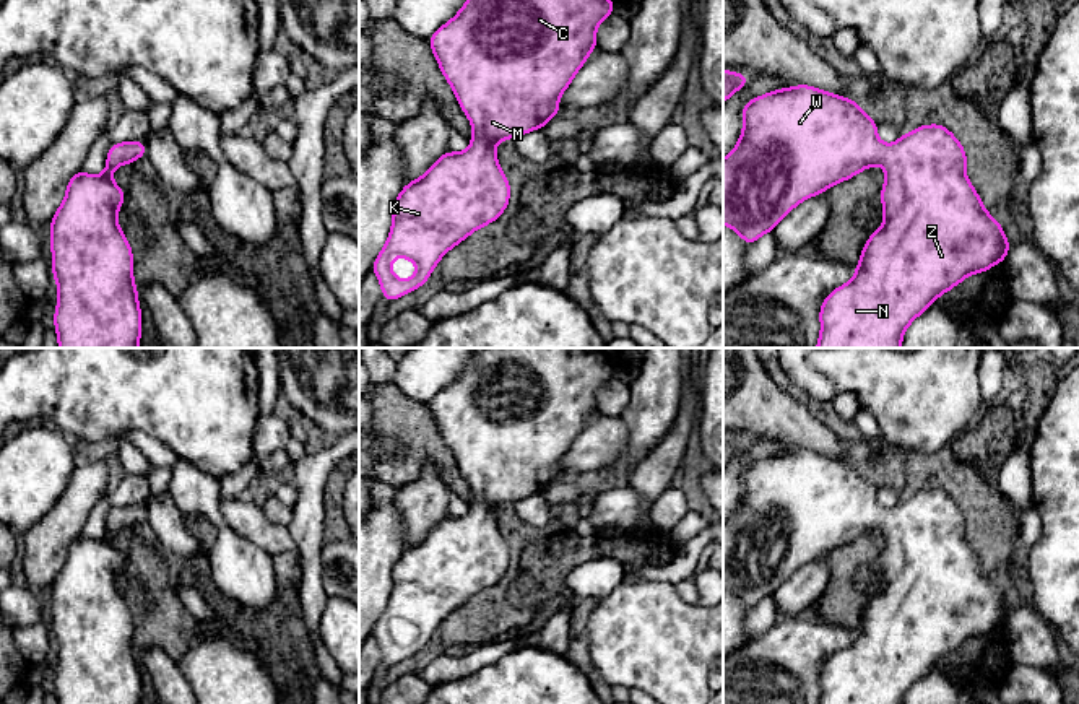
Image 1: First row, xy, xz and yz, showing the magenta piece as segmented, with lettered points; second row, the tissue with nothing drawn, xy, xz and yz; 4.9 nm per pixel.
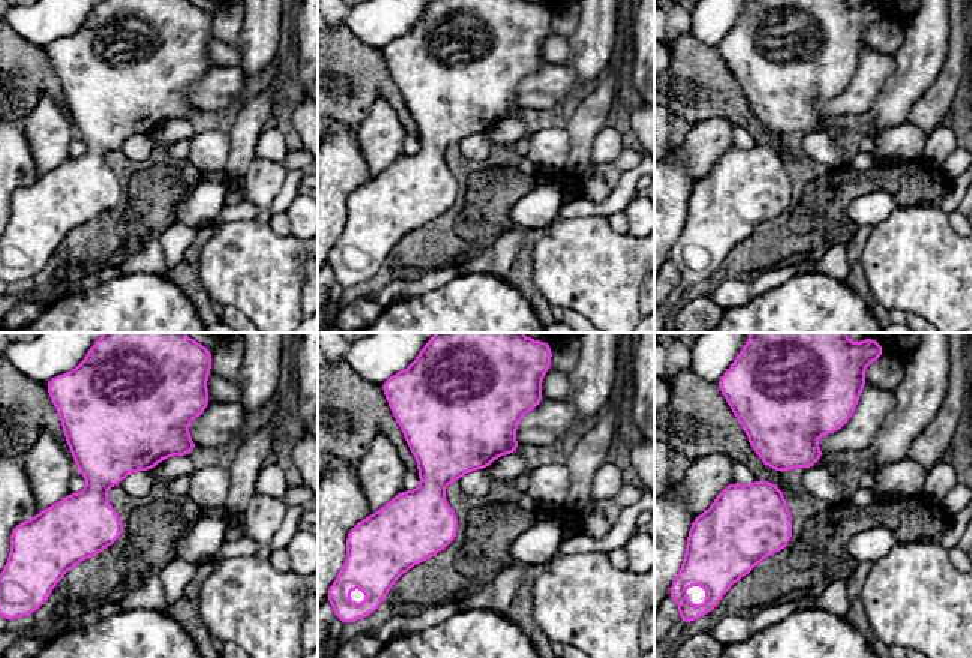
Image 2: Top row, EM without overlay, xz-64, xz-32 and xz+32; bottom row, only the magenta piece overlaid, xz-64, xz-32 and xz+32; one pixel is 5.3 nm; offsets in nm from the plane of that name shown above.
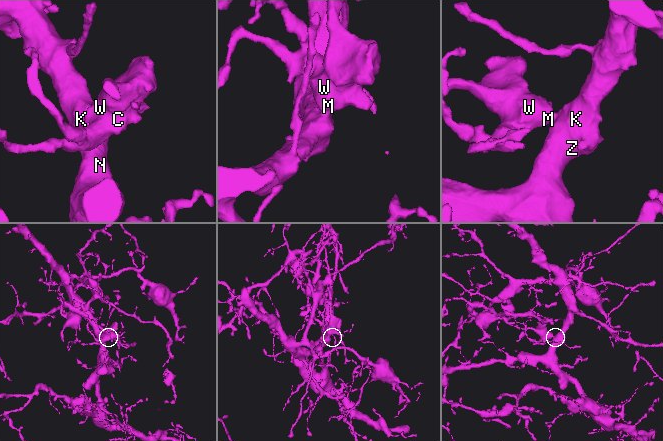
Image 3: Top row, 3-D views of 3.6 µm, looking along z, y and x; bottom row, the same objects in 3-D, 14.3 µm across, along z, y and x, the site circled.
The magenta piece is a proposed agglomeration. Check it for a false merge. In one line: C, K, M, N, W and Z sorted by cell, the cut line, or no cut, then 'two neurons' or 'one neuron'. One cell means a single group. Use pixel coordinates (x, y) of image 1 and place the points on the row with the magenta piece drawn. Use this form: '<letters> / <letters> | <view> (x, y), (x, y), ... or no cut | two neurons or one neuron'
C K M N W Z | no cut | one neuron

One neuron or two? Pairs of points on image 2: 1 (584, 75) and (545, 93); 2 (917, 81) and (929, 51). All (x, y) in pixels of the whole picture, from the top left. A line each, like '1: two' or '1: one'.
1: two
2: one

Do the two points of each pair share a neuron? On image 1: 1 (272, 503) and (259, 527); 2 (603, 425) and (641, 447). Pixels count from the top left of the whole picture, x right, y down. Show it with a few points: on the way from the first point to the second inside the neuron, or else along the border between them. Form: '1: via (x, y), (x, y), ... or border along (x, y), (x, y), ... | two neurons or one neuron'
1: border along (260, 506), (272, 521), (285, 527) | two neurons
2: border along (621, 417), (628, 430), (626, 446), (603, 469) | two neurons

